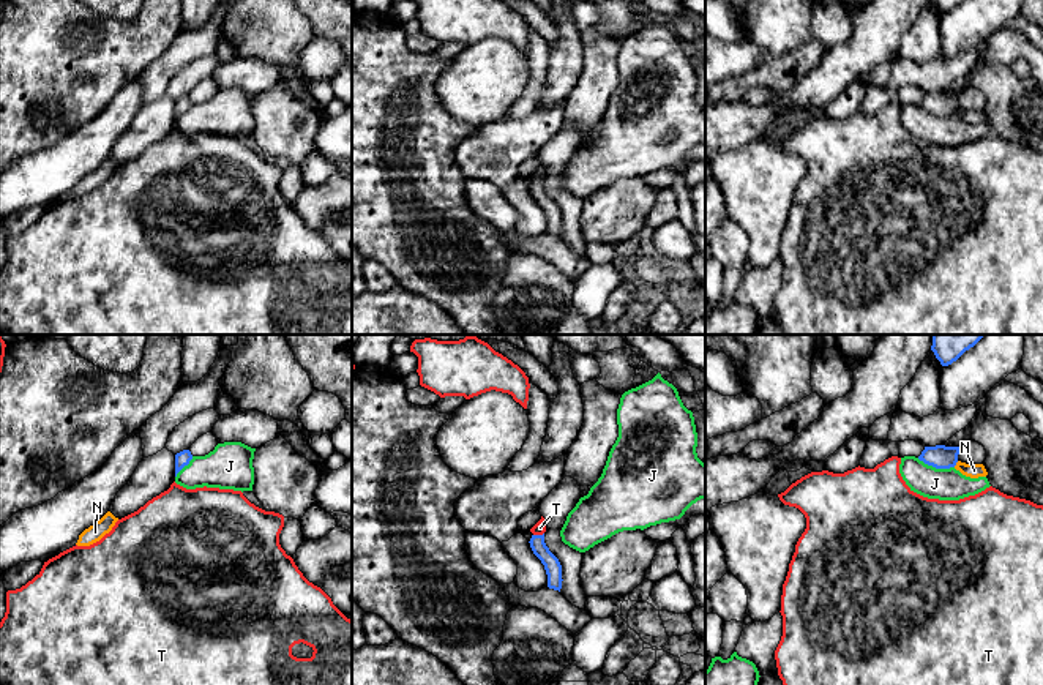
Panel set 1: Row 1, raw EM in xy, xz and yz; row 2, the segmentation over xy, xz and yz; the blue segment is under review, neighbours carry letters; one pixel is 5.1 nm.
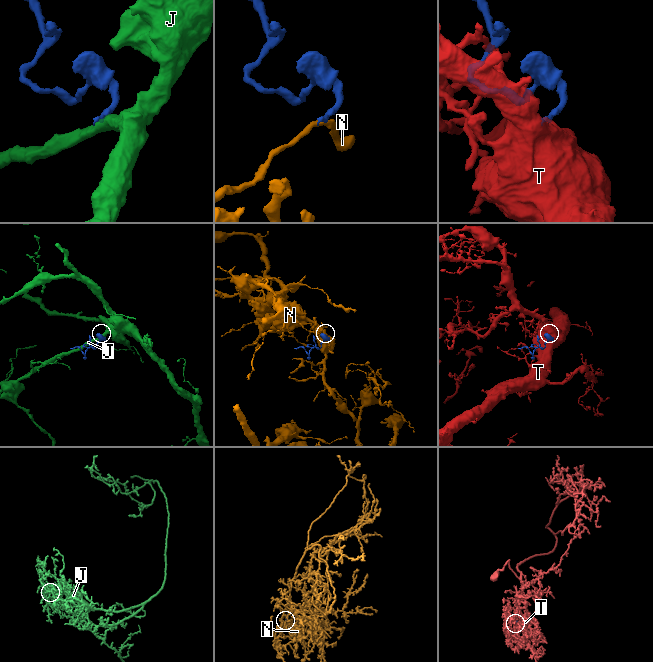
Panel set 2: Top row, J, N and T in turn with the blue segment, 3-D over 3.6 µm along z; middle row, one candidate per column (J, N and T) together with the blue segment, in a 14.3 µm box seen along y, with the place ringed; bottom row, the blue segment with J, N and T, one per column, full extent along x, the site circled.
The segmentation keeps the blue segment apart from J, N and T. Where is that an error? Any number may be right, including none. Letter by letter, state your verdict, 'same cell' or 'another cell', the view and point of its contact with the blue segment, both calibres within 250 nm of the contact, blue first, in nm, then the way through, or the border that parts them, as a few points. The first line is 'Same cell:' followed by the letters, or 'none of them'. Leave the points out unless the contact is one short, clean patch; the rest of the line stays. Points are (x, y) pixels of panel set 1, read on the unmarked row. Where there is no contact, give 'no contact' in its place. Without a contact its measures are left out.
Same cell: T
J: another cell | yz (936, 114) | 120/160 nm | along yz (917, 104), (936, 114), (953, 114)
N: another cell | yz (955, 111) | 120/80 nm | along yz (958, 108), (953, 112)
T: same cell | xz (538, 182) | 90/60 nm

